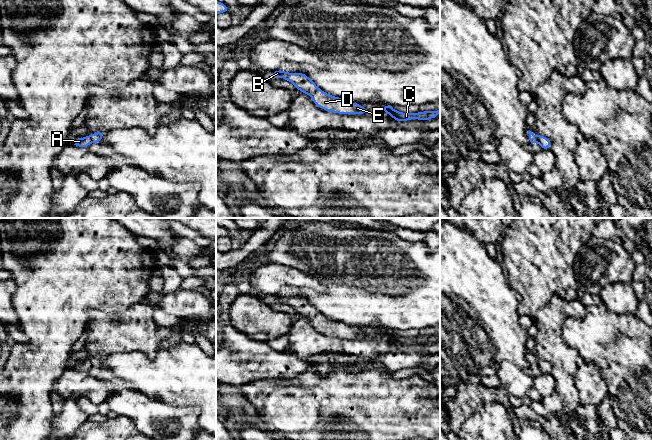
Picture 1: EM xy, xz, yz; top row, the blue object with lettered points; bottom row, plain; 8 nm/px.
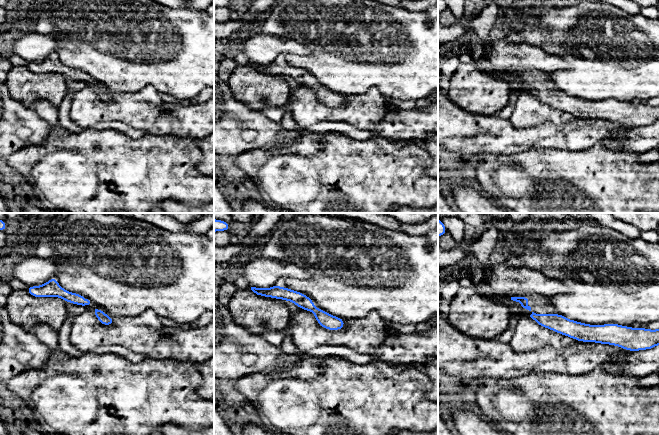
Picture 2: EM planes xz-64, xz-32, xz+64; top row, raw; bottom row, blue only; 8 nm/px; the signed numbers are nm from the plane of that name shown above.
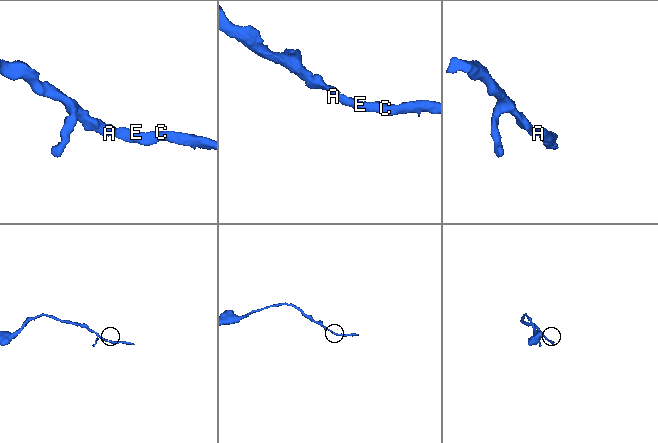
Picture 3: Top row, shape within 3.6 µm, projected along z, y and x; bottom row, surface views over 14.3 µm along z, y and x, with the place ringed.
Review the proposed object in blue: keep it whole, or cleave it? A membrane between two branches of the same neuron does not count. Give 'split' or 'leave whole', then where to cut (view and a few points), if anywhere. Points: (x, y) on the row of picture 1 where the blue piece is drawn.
leave whole | no cut

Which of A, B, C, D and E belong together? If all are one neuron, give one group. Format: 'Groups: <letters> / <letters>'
Groups: A B C D E

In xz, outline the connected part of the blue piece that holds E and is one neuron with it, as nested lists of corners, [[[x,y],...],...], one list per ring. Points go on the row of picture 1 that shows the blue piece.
[[[275,71],[278,78],[290,81],[301,93],[309,94],[312,101],[318,108],[337,114],[363,114],[367,113],[362,104],[346,101],[341,97],[335,97],[327,94],[322,89],[318,89],[306,74],[302,72]]]

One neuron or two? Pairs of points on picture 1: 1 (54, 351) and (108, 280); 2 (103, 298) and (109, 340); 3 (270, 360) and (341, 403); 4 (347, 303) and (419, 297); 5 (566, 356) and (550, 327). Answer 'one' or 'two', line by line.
1: one
2: two
3: two
4: one
5: one

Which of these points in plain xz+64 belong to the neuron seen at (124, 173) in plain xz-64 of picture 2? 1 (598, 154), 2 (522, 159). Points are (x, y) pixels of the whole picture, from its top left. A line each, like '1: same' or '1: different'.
1: same
2: same

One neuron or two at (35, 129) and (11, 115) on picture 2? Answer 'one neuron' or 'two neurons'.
one neuron

